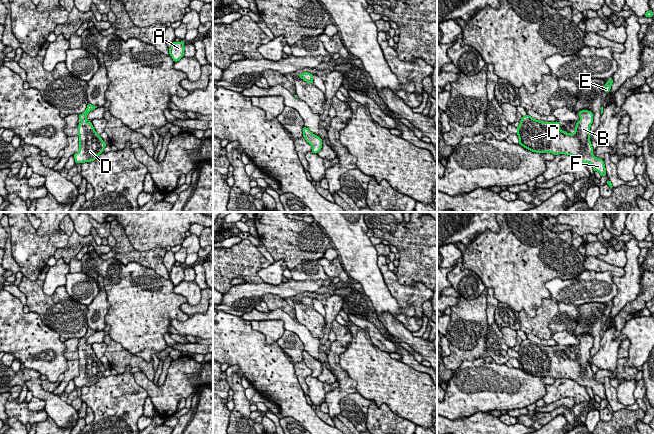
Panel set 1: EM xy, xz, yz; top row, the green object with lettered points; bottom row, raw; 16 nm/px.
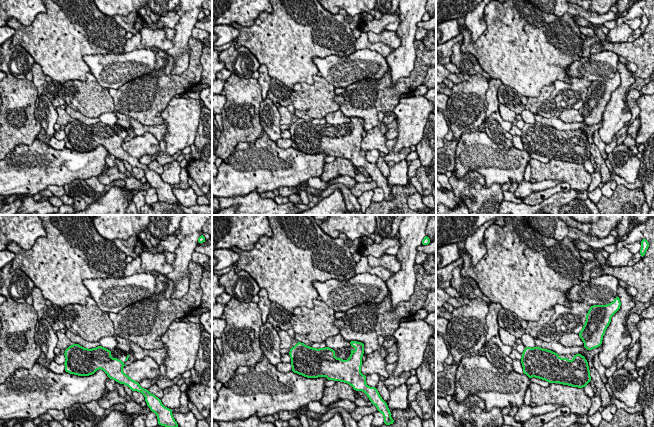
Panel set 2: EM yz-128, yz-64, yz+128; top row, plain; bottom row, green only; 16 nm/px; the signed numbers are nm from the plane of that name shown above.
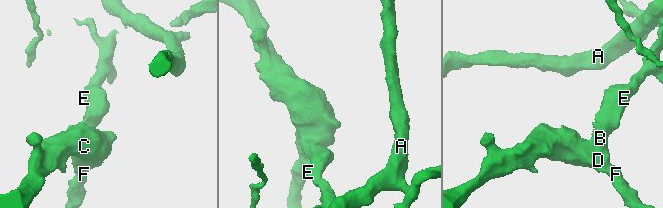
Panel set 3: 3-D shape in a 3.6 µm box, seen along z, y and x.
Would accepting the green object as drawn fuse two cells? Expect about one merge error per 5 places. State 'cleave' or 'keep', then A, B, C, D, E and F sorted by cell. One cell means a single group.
keep | A B C D E F

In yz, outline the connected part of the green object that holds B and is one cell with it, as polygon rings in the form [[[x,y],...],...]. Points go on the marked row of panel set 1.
[[[588,110],[578,113],[580,120],[576,122],[576,130],[573,134],[561,131],[558,121],[544,122],[529,115],[522,116],[520,125],[517,127],[519,145],[536,153],[571,155],[580,162],[590,163],[594,171],[605,176],[607,173],[604,160],[593,155],[593,147],[589,138],[593,113]]]

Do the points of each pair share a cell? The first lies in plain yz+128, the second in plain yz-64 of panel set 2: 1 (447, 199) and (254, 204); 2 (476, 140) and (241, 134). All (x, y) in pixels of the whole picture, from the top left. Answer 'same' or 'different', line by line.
1: same
2: different

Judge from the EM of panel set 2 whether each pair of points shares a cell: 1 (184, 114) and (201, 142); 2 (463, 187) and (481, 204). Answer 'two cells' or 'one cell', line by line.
1: two cells
2: one cell

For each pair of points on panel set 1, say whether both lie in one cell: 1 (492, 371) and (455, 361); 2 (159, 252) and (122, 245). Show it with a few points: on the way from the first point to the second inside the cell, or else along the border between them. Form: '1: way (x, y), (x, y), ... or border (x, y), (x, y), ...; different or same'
1: border (484, 355), (473, 360), (464, 360), (461, 363); different
2: way (150, 256), (134, 256), (131, 254); same

